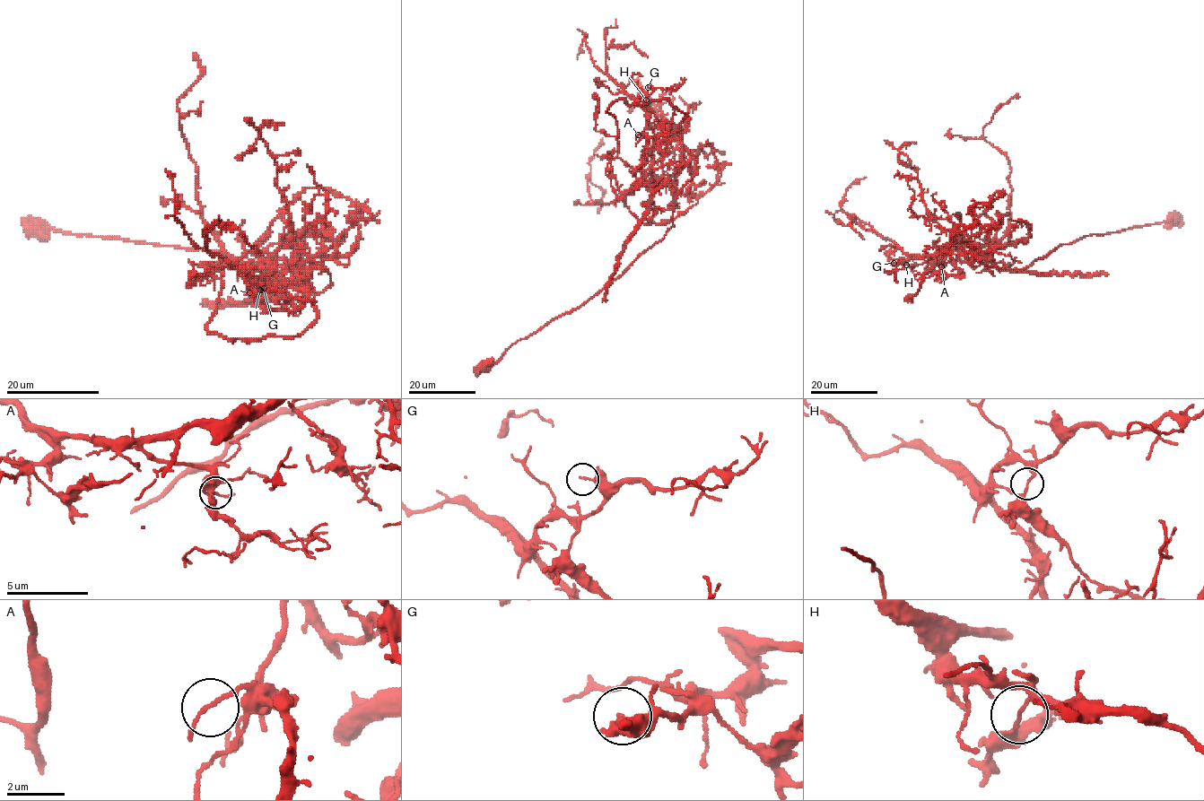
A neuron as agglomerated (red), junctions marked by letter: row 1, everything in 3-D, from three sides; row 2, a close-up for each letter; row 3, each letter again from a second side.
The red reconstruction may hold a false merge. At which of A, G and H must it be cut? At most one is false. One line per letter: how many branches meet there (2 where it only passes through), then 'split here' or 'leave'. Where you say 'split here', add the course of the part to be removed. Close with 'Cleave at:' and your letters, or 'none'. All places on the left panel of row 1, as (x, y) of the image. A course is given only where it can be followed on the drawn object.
A: branches 2; leave
G: branches 1; leave
H: branches 2; split here; course (260, 291), (273, 291), (310, 273), (310, 276), (299, 273), (270, 298), (205, 303)
Cleave at: H

